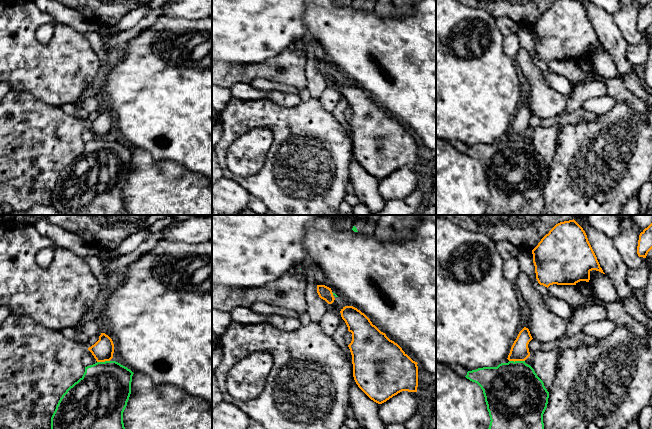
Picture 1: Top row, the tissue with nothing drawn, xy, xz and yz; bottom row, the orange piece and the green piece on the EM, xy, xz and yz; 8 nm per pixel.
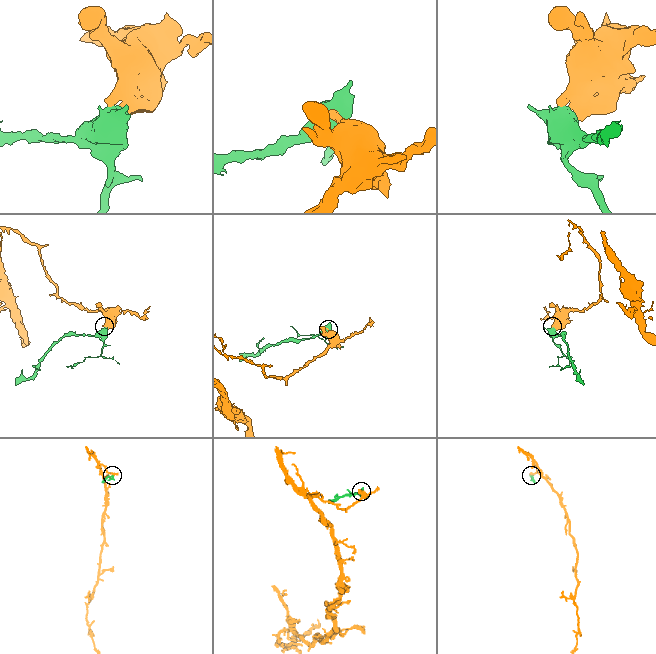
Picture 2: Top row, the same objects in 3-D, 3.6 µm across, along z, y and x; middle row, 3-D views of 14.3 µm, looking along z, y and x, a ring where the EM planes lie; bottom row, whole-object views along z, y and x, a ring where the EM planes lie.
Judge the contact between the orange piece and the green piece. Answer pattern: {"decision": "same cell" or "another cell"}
{"decision": "another cell"}

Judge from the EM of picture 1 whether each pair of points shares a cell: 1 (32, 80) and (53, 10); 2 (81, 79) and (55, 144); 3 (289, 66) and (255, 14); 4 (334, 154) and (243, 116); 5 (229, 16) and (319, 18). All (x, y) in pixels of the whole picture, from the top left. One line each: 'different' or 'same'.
1: different
2: different
3: different
4: same
5: different

